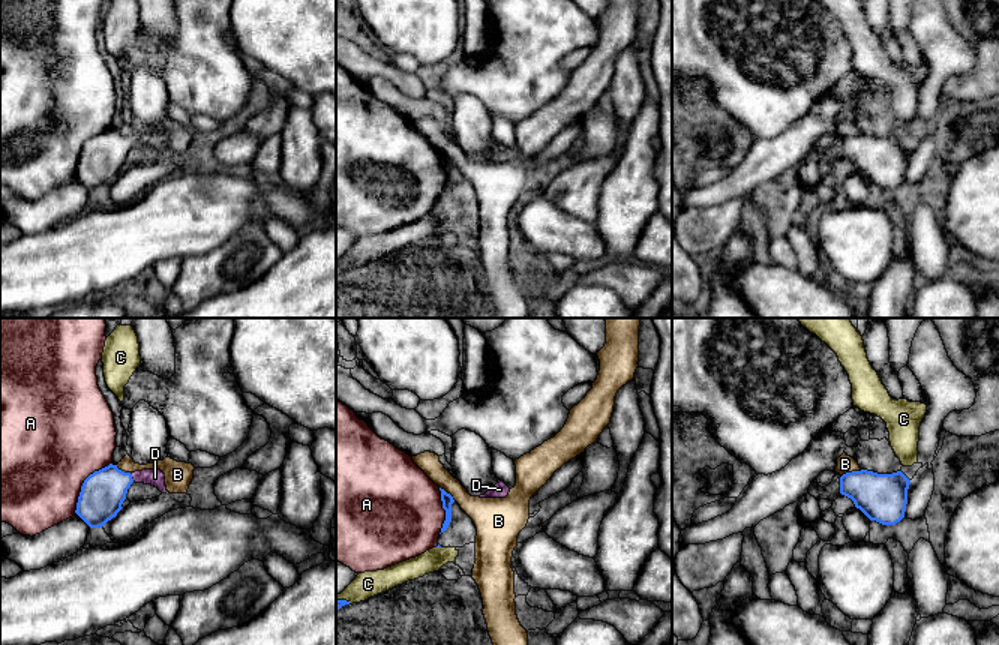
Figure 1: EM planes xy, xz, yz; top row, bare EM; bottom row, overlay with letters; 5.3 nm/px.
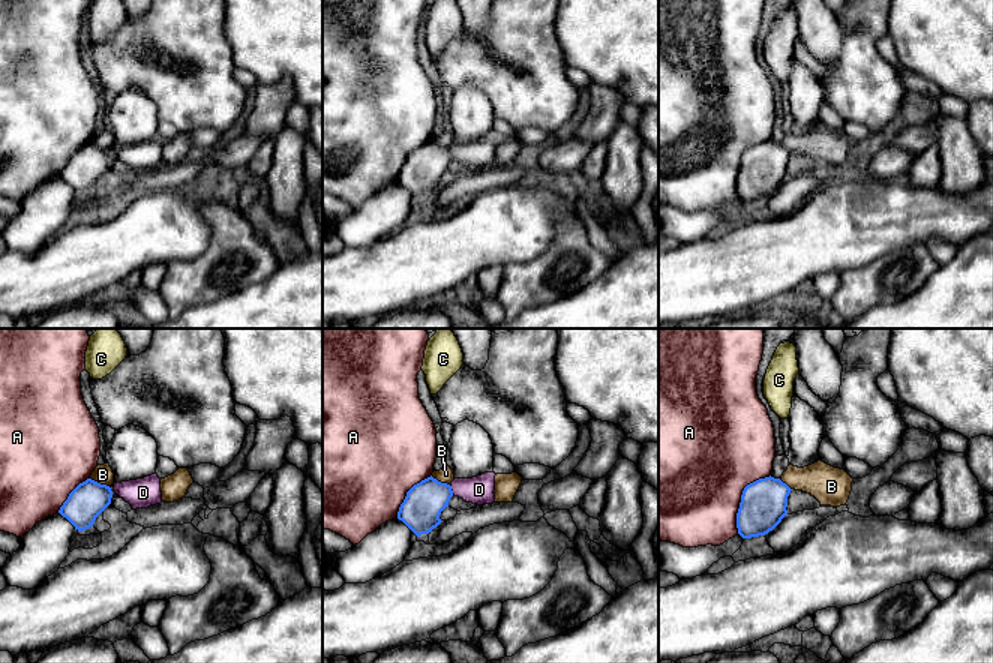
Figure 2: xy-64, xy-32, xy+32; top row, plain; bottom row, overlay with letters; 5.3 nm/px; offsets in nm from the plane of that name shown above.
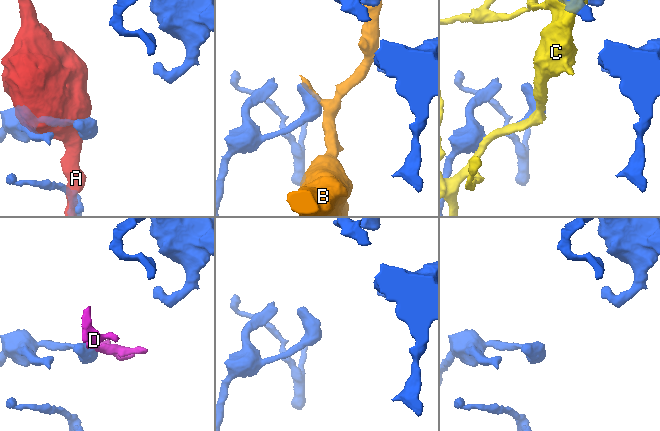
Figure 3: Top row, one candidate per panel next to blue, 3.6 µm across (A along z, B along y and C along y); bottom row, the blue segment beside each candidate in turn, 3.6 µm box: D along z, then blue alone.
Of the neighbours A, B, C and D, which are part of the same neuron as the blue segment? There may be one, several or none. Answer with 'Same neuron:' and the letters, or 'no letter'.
Same neuron: D

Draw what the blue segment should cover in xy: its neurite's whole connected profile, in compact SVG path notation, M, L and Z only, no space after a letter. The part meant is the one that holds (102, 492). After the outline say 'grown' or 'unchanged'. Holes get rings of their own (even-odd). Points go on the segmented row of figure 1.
M110 464L84 480L75 513L90 528L102 528L123 508L122 504L134 482L152 484L162 494L168 492L165 474L160 470L124 472L117 465Z | grown

